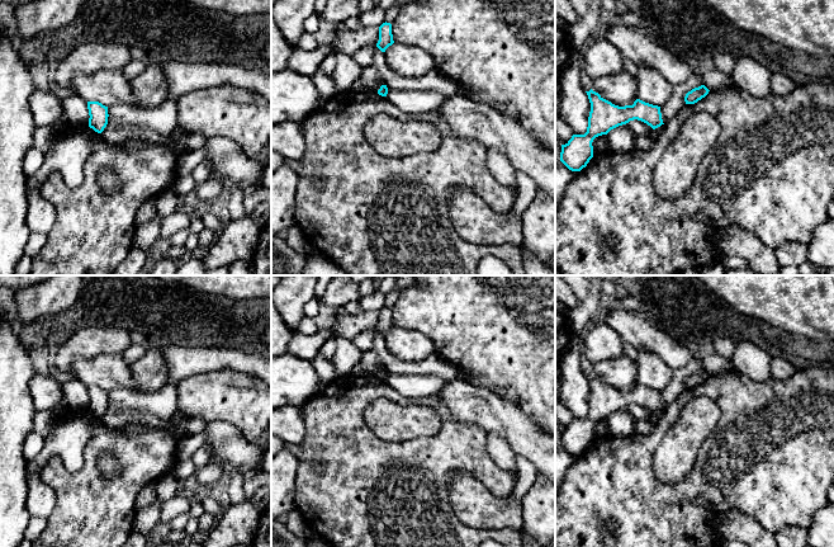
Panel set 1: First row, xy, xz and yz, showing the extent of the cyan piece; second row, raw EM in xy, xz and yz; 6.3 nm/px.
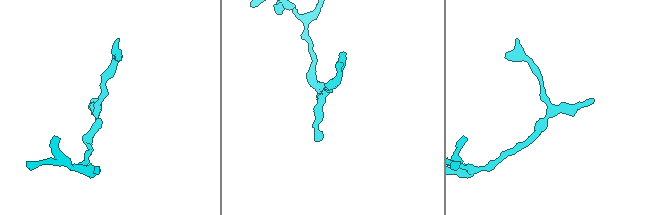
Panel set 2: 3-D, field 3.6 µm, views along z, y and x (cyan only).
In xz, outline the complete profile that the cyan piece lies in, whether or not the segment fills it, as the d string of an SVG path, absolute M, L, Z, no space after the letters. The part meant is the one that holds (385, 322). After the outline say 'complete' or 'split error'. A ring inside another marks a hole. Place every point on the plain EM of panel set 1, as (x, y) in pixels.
M383 307L379 311L379 325L376 327L376 331L385 336L385 334L394 327L393 319L392 319L392 308L390 307Z; complete

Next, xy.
M87 386L89 411L95 416L101 418L108 409L108 391L99 386Z; complete

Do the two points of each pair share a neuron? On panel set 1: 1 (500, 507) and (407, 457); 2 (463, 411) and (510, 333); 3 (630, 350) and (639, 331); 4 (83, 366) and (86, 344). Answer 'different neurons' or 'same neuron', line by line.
1: different neurons
2: different neurons
3: different neurons
4: different neurons

